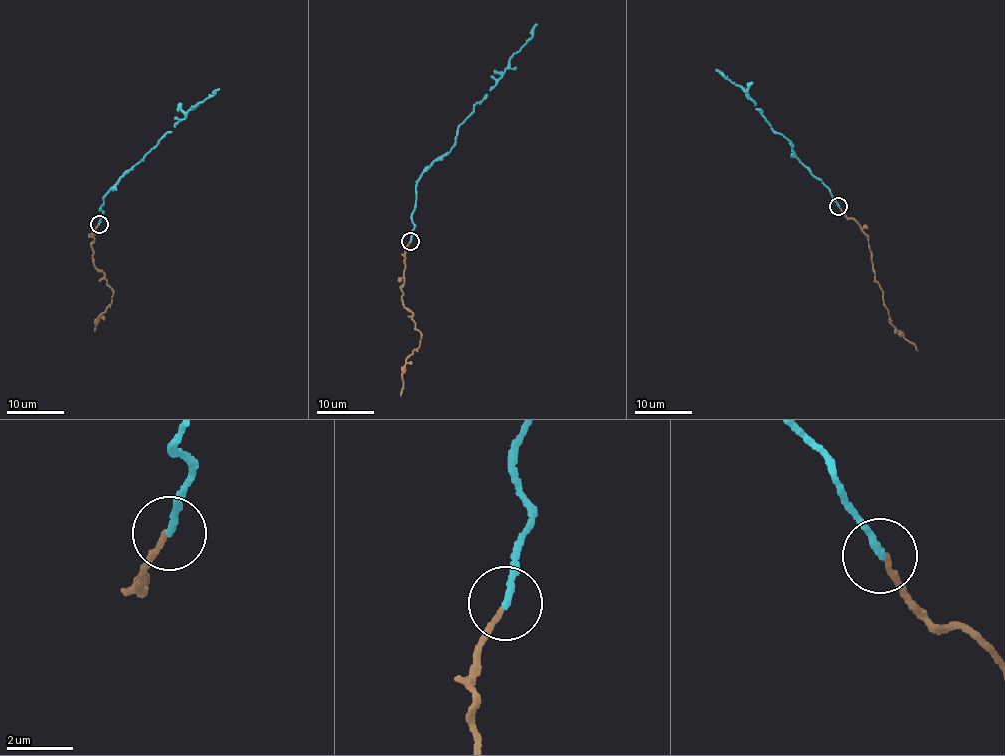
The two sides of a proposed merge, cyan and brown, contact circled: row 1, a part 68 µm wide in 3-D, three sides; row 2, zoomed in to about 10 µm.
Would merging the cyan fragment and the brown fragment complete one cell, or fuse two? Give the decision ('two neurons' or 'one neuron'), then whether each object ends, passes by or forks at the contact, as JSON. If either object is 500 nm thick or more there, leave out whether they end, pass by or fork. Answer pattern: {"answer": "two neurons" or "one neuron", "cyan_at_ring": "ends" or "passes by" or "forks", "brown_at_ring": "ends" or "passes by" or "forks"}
{"answer": "two neurons", "cyan_at_ring": "ends", "brown_at_ring": "ends"}

